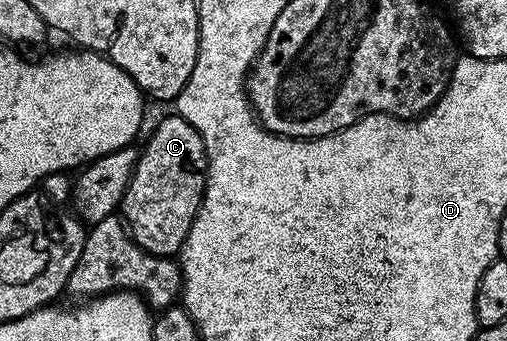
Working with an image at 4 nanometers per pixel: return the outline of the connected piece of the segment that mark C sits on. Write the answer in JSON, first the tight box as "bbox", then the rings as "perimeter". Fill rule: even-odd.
{"bbox":[121,116,207,257],"perimeter":[[[170,116],[152,131],[147,146],[142,146],[121,206],[121,216],[126,221],[127,228],[131,230],[132,239],[145,252],[158,257],[171,257],[183,248],[207,186],[207,148],[201,135],[184,117]]]}

